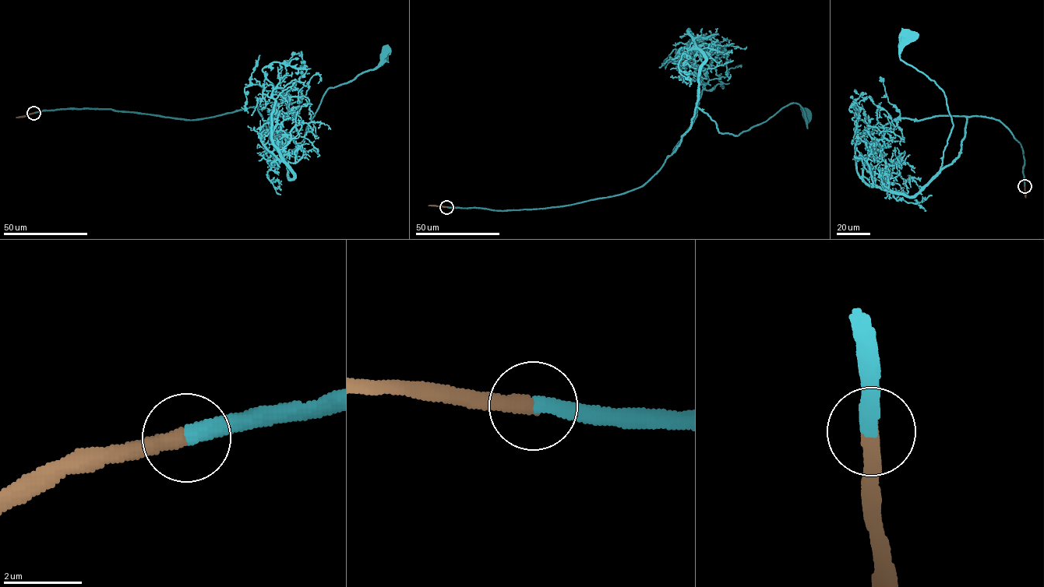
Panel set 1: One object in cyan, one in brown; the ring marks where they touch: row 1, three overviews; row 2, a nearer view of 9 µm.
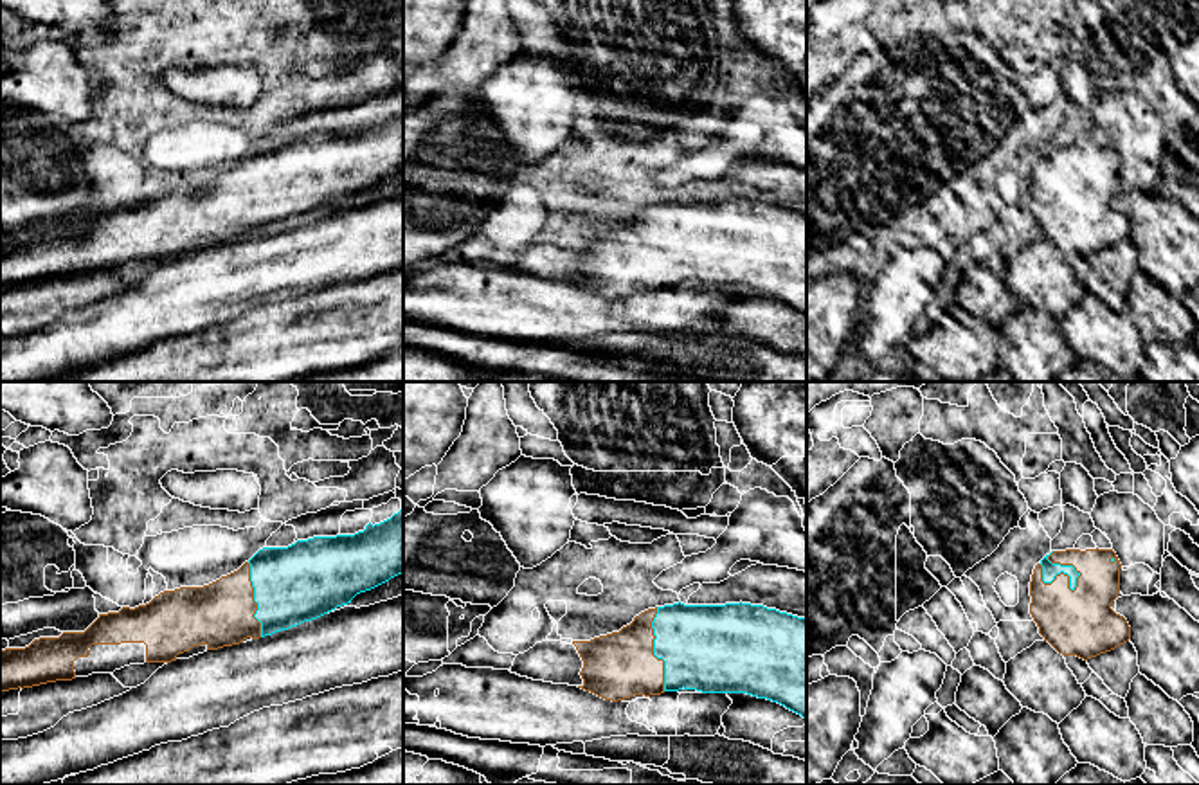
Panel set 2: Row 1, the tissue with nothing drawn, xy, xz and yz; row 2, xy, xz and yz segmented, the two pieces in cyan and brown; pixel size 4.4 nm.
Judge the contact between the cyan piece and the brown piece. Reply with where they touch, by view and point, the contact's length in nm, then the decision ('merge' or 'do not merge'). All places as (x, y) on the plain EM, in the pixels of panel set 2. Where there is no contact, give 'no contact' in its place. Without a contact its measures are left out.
yz (1070, 162) | 200 nm | merge

